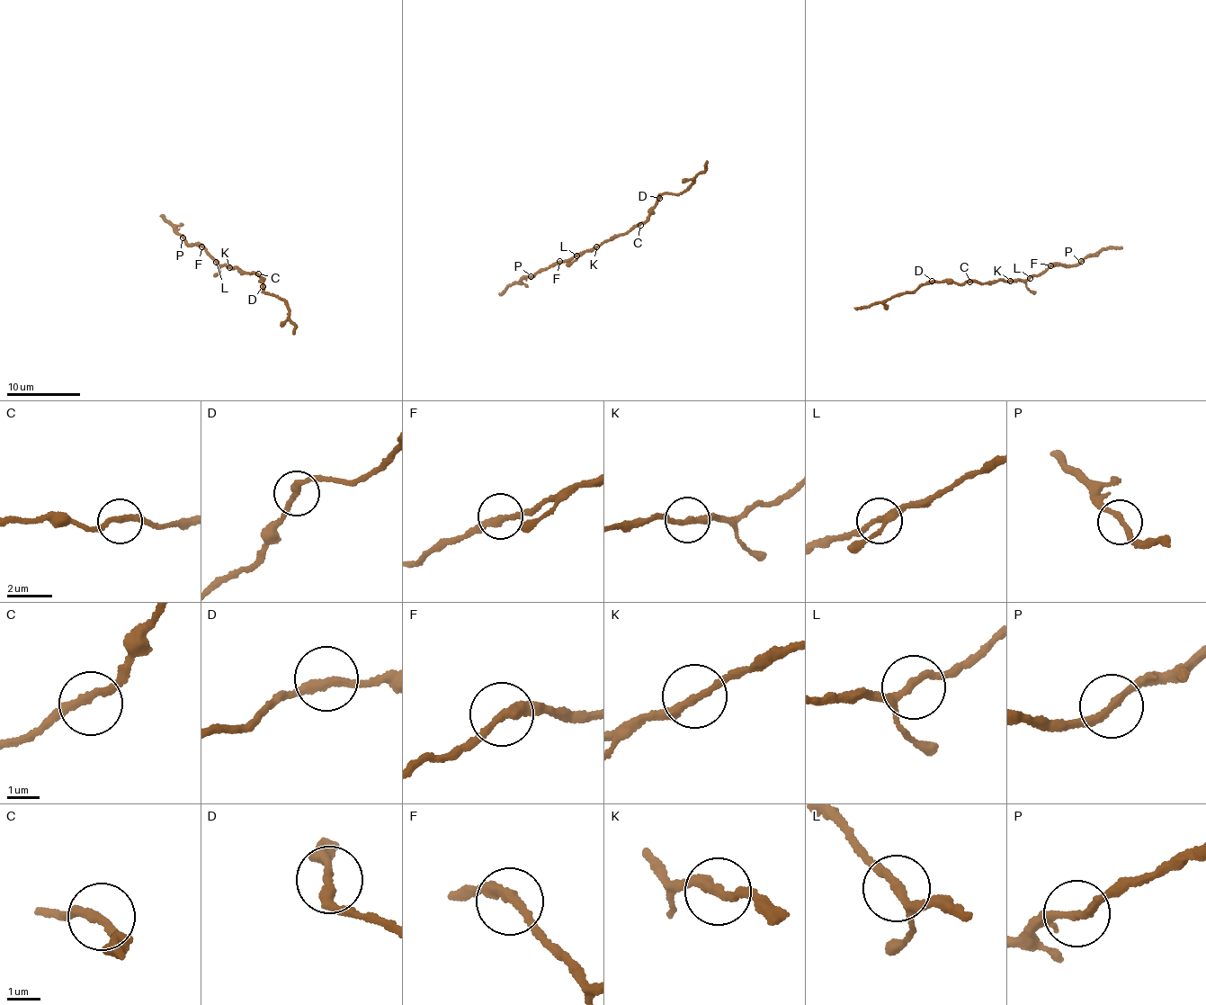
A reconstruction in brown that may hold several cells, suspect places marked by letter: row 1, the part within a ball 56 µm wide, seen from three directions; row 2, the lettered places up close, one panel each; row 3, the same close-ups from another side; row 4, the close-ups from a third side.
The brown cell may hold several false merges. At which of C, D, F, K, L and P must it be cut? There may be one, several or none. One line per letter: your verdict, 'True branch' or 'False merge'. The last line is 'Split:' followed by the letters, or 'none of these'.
C: True branch
D: True branch
F: True branch
K: True branch
L: True branch
P: False merge
Split: P

